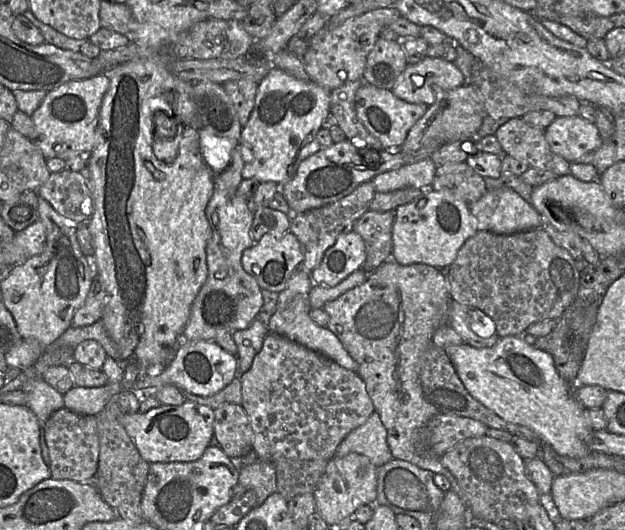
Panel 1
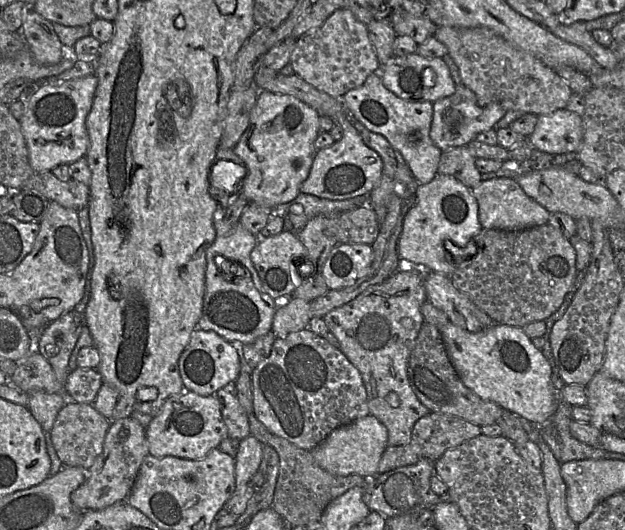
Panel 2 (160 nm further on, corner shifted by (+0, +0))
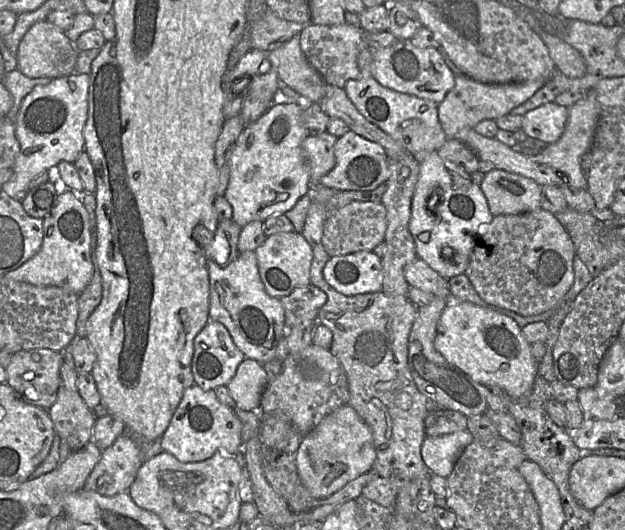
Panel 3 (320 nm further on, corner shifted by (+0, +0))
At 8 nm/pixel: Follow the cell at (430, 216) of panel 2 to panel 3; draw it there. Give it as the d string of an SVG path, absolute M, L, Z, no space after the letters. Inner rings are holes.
M433 151L419 163L419 176L411 205L409 231L415 242L417 258L422 259L440 276L449 279L464 274L476 243L478 228L493 220L487 200L475 184L470 174L454 163L443 159L438 151Z

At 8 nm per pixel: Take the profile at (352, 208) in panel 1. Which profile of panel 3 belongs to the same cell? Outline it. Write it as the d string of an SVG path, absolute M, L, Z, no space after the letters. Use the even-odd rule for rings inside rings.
M313 284L295 288L289 295L280 298L284 308L285 320L288 327L300 325L304 322L318 322L318 314L327 301L324 291Z

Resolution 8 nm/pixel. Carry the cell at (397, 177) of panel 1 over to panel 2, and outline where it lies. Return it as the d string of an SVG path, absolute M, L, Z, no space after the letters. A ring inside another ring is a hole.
M379 72L371 73L361 86L348 91L342 101L356 120L370 131L383 135L402 154L418 184L427 184L434 179L443 151L430 137L432 102L410 102L398 97L384 86Z

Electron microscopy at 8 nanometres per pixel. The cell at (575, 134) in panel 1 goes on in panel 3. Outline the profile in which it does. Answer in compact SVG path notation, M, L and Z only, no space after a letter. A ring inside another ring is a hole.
M549 102L527 112L522 128L527 136L552 144L561 137L568 118L568 107Z

